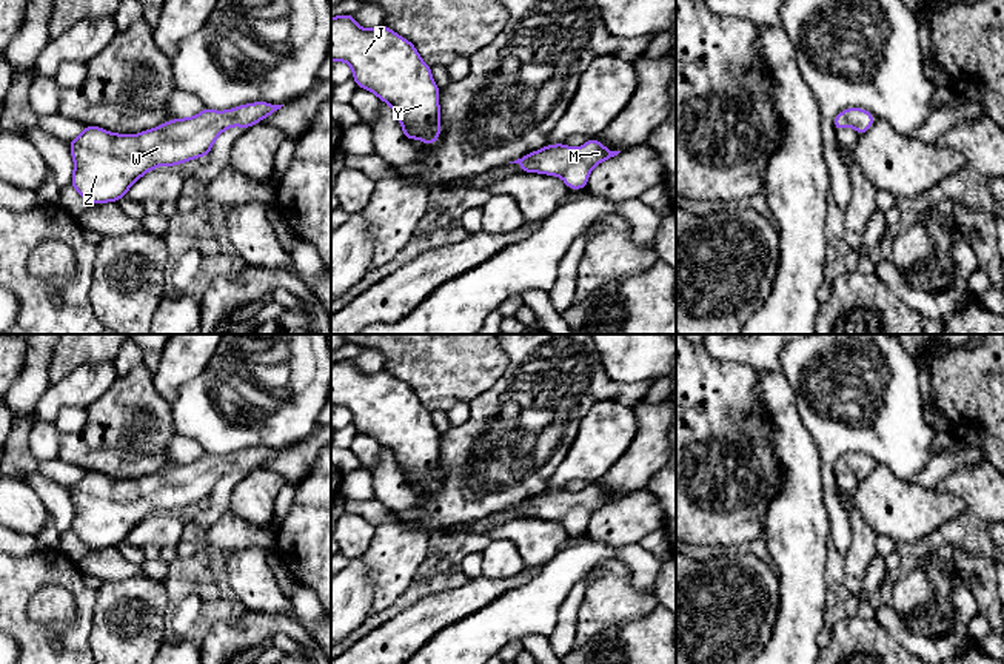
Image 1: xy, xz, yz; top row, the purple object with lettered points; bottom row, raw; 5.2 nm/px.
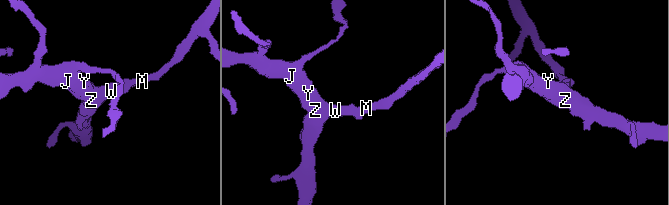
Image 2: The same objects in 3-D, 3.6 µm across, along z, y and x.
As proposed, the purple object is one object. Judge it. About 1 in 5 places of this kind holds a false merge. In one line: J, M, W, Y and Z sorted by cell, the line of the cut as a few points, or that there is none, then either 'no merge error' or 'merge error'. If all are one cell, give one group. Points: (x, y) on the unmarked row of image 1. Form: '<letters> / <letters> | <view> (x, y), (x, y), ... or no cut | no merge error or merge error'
J M W Y Z | no cut | no merge error

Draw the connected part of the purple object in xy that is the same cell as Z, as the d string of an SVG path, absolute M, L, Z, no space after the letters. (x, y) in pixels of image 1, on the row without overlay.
M254 447L228 456L203 453L200 459L185 464L172 464L157 470L154 475L136 481L115 479L99 471L86 470L83 478L69 487L74 504L71 530L91 548L119 547L148 516L169 510L176 511L197 502L208 501L216 484L229 471L249 473L265 462L274 459L283 450Z

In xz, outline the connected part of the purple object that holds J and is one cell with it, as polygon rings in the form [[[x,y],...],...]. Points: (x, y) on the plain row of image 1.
[[[353,359],[331,362],[331,405],[346,407],[356,430],[394,454],[405,484],[437,487],[440,433],[410,385],[385,370],[363,374]]]

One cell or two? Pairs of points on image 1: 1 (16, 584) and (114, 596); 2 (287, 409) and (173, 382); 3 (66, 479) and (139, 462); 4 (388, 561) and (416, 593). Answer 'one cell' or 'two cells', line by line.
1: two cells
2: two cells
3: two cells
4: two cells

